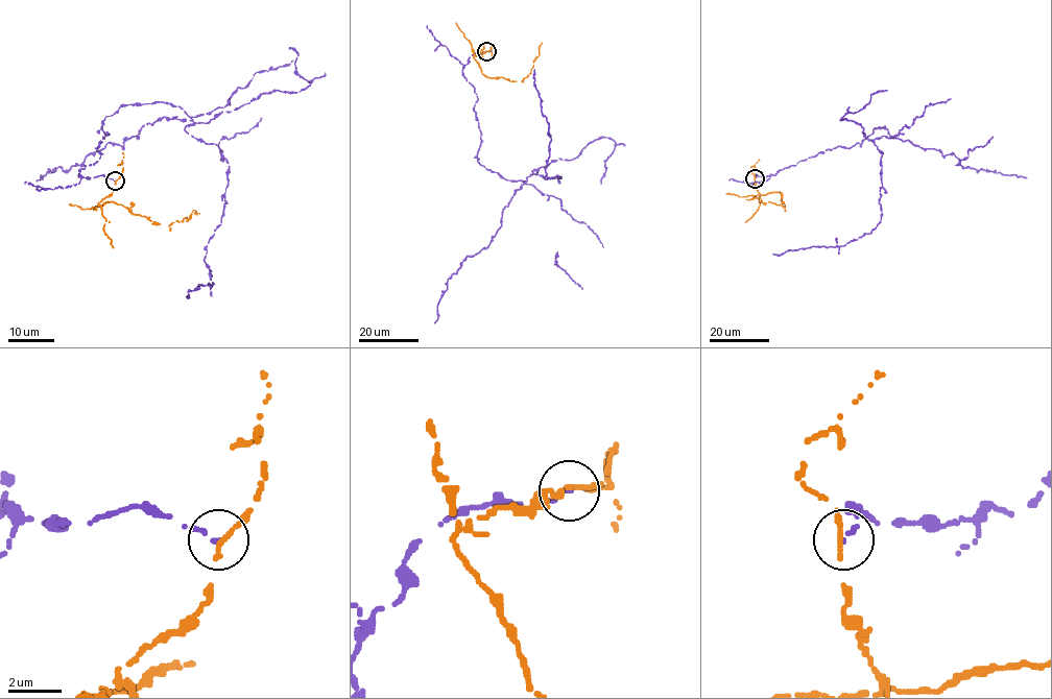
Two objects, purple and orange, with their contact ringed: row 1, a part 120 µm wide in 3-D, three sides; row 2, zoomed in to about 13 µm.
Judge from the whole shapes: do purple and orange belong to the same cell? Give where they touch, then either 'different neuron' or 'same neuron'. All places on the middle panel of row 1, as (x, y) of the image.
(486, 51) | different neuron

